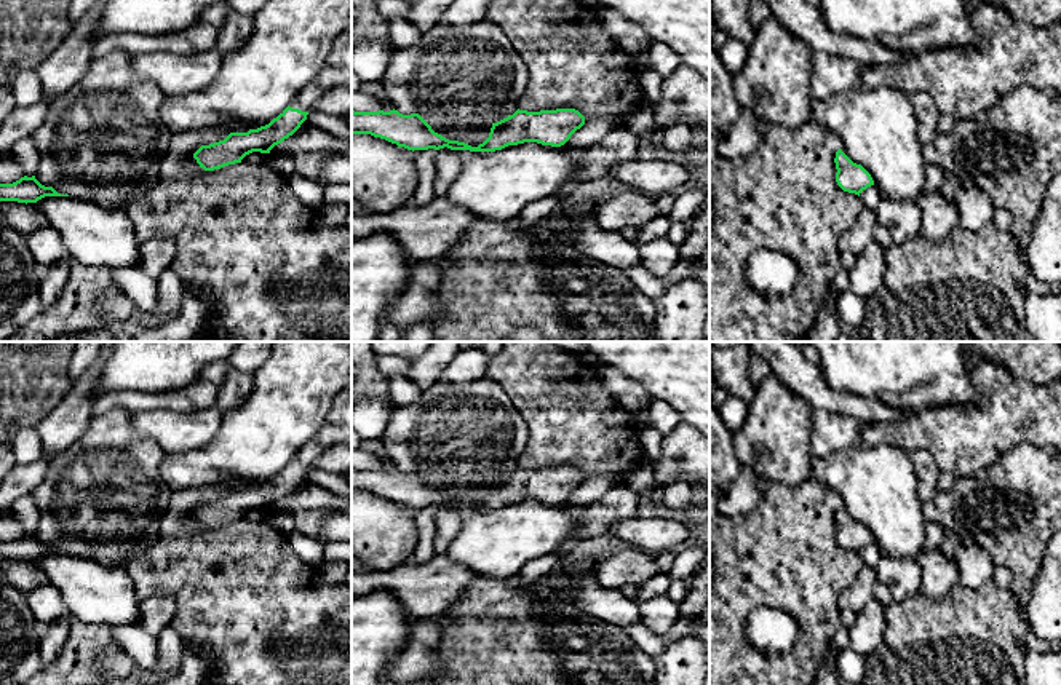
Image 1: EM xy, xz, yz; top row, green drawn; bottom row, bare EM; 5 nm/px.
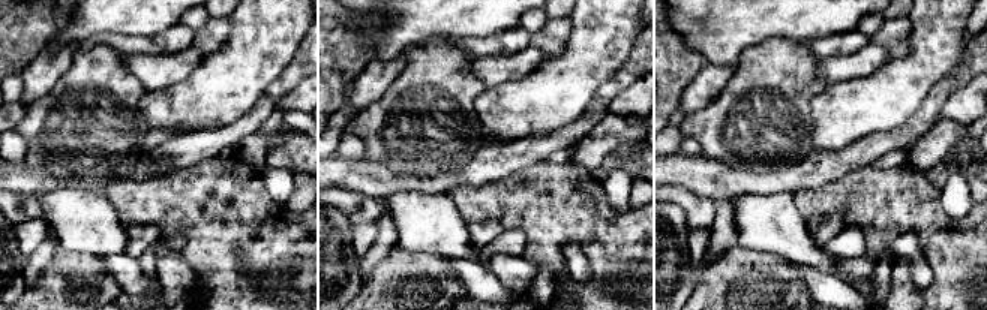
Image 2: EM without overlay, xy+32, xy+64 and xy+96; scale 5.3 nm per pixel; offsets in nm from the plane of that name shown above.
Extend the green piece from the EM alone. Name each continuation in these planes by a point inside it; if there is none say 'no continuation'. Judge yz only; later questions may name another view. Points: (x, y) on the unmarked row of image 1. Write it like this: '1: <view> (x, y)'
no continuation

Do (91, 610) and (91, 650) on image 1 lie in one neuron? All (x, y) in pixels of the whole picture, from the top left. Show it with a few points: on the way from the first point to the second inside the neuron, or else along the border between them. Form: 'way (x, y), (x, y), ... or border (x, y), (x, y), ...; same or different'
border (74, 618), (83, 623), (107, 626); different

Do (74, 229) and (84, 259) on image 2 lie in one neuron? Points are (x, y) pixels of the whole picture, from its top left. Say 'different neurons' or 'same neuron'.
different neurons

